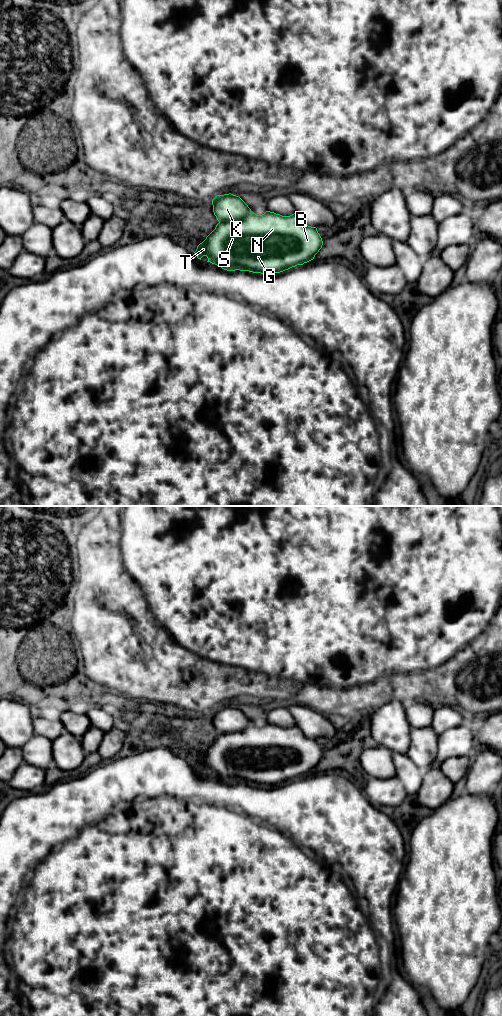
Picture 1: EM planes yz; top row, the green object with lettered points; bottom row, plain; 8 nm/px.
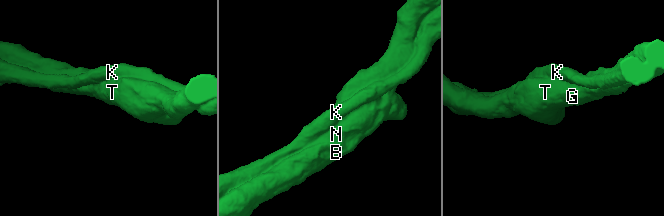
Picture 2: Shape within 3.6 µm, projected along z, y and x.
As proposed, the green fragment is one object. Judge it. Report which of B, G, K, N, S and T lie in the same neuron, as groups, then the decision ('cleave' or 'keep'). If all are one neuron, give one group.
B G K N S T | keep

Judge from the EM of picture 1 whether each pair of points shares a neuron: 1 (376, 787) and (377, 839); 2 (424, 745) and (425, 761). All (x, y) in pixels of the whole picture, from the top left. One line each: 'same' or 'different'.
1: different
2: same

